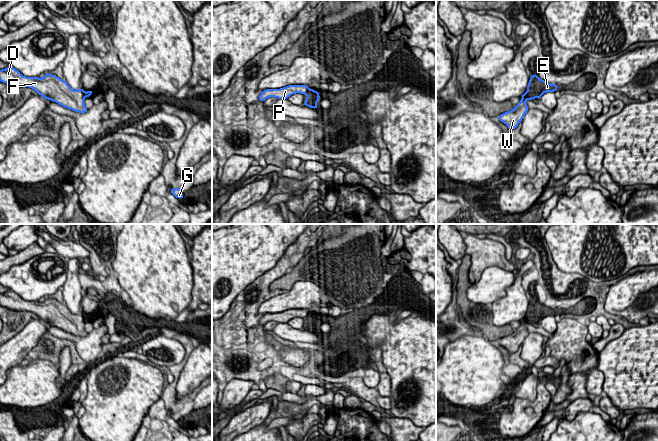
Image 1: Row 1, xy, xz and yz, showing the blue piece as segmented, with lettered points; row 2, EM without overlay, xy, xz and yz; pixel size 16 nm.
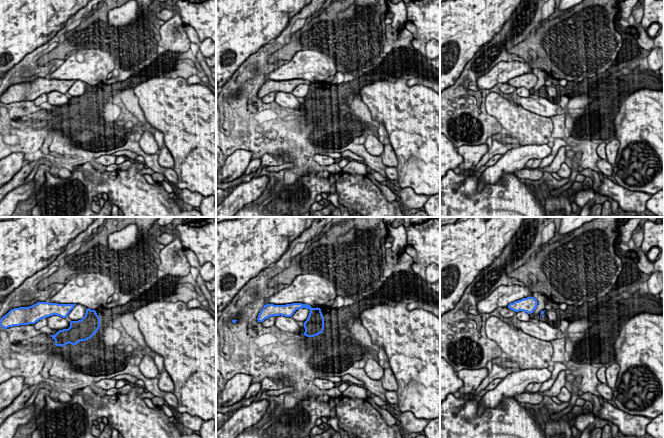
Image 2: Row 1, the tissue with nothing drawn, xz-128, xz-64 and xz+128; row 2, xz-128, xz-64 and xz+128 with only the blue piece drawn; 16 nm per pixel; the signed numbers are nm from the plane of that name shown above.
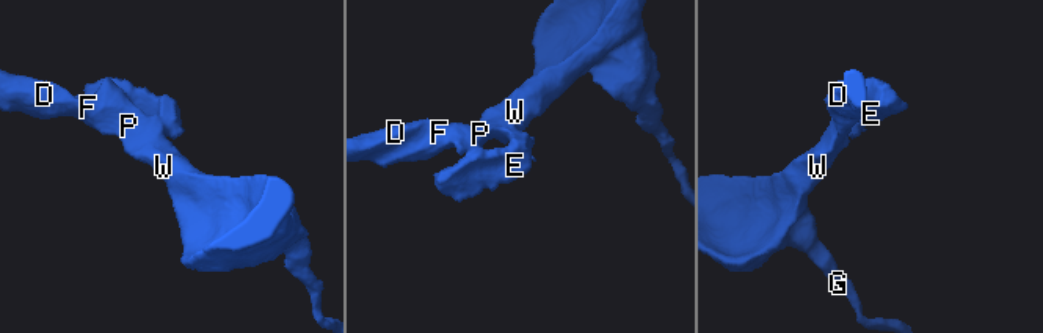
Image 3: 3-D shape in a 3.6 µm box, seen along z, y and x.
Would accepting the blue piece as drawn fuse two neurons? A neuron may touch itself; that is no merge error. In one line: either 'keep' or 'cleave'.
cleave

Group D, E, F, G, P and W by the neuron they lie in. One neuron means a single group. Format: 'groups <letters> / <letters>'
groups D F G P W / E

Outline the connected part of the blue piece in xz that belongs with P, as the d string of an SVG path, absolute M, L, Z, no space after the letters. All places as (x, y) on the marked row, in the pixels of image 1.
M289 85L280 89L266 89L260 94L259 101L265 101L269 97L288 99L289 96L295 93L306 94L309 90L307 85Z

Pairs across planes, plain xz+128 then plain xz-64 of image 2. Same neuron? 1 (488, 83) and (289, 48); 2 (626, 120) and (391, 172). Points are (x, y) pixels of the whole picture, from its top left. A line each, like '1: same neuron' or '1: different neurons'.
1: different neurons
2: different neurons

